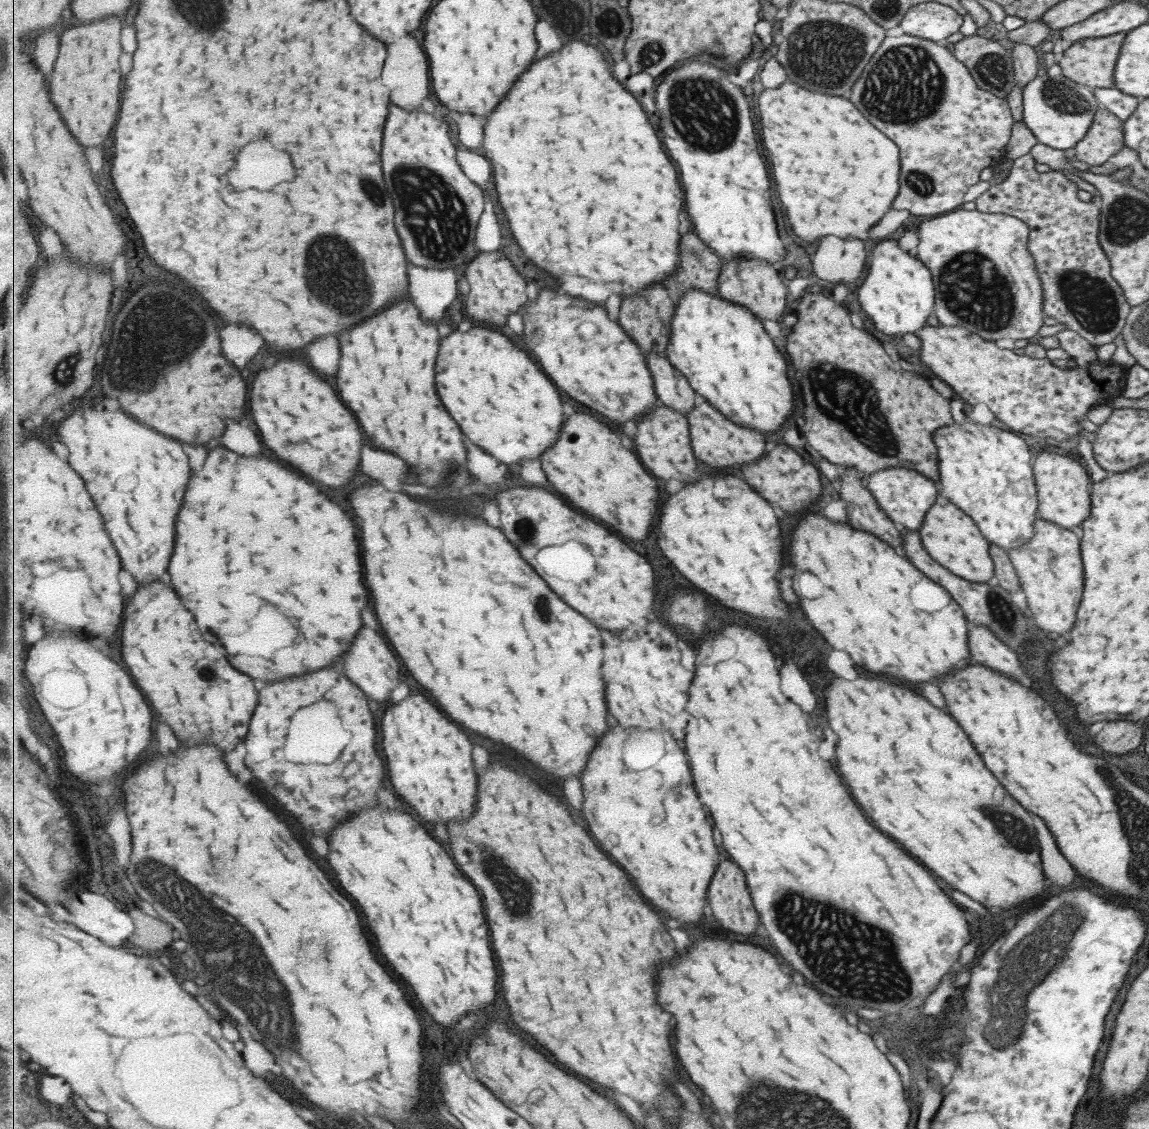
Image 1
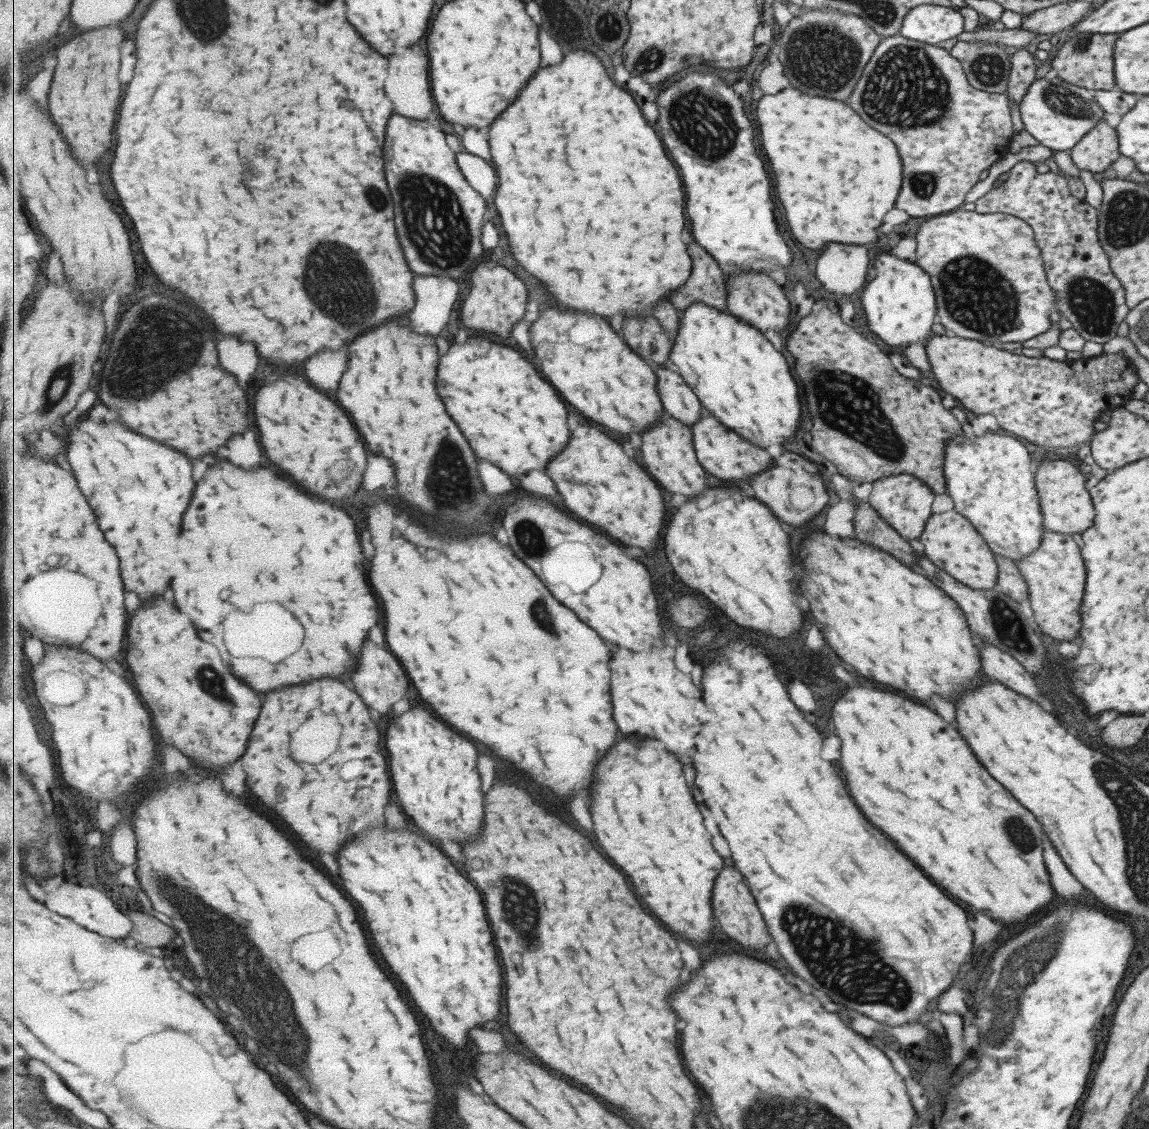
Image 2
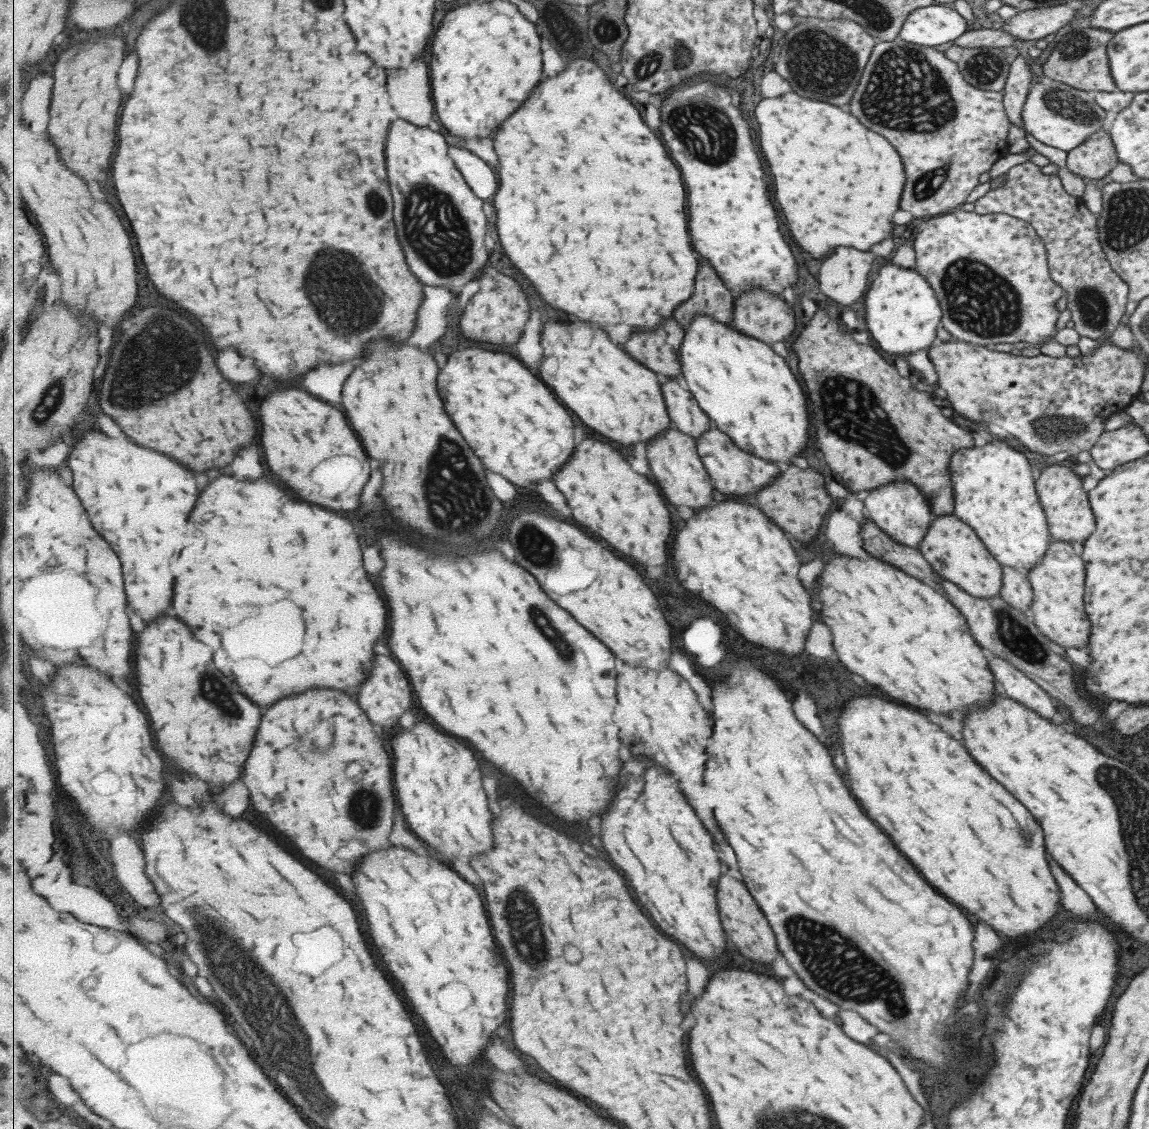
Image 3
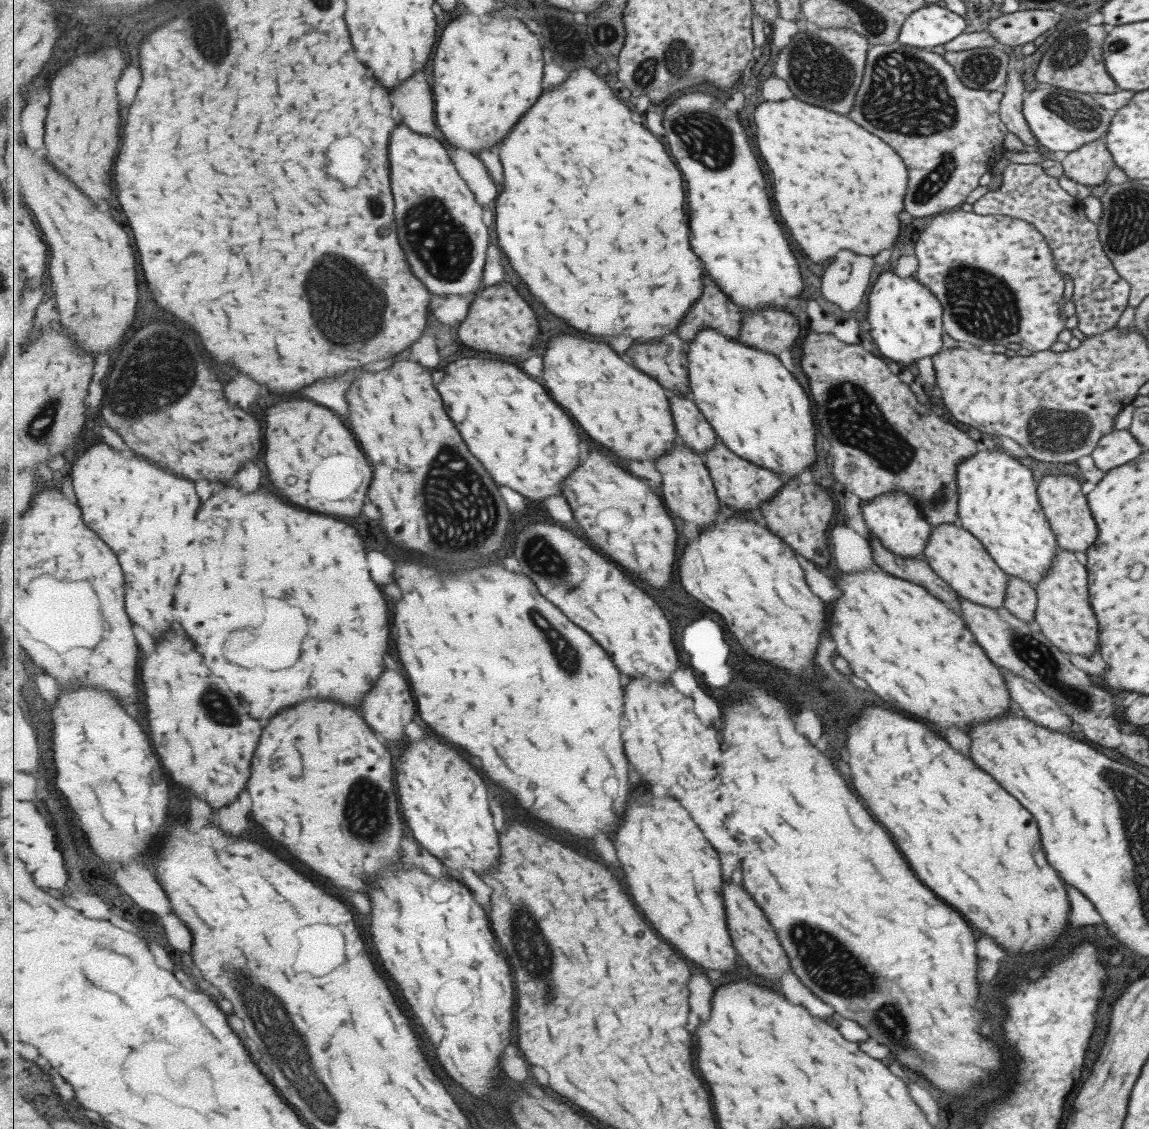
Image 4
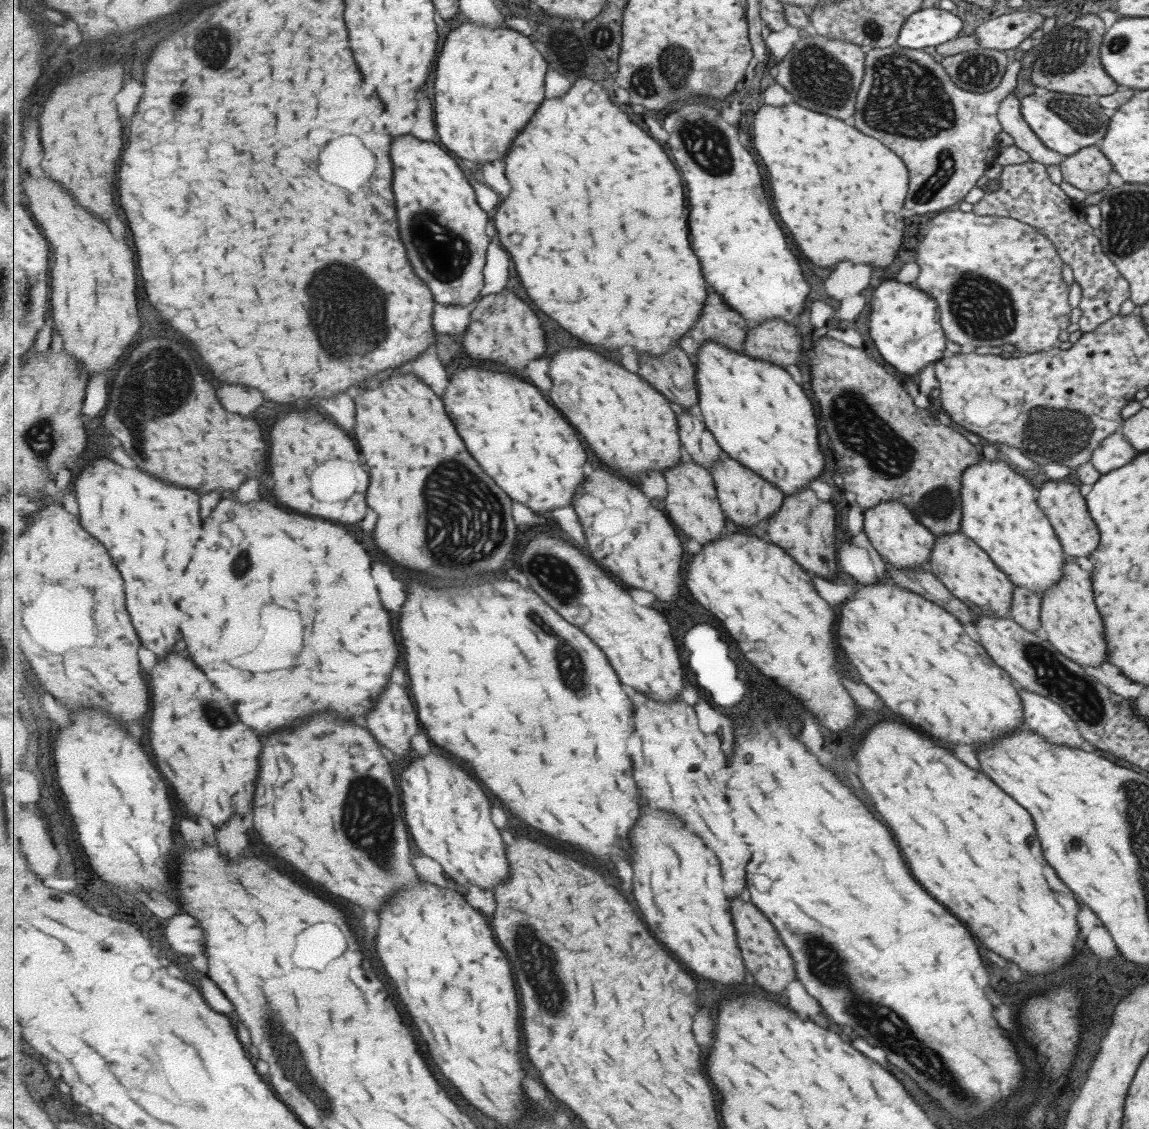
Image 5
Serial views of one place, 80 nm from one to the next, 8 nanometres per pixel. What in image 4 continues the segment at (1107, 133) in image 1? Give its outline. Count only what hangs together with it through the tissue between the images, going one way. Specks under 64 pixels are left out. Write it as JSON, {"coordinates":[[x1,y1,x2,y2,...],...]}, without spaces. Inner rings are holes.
{"coordinates":[[1103,138,1092,140,1069,152,1060,164,1062,174,1085,189,1103,183,1107,179,1107,173,1115,166]]}

